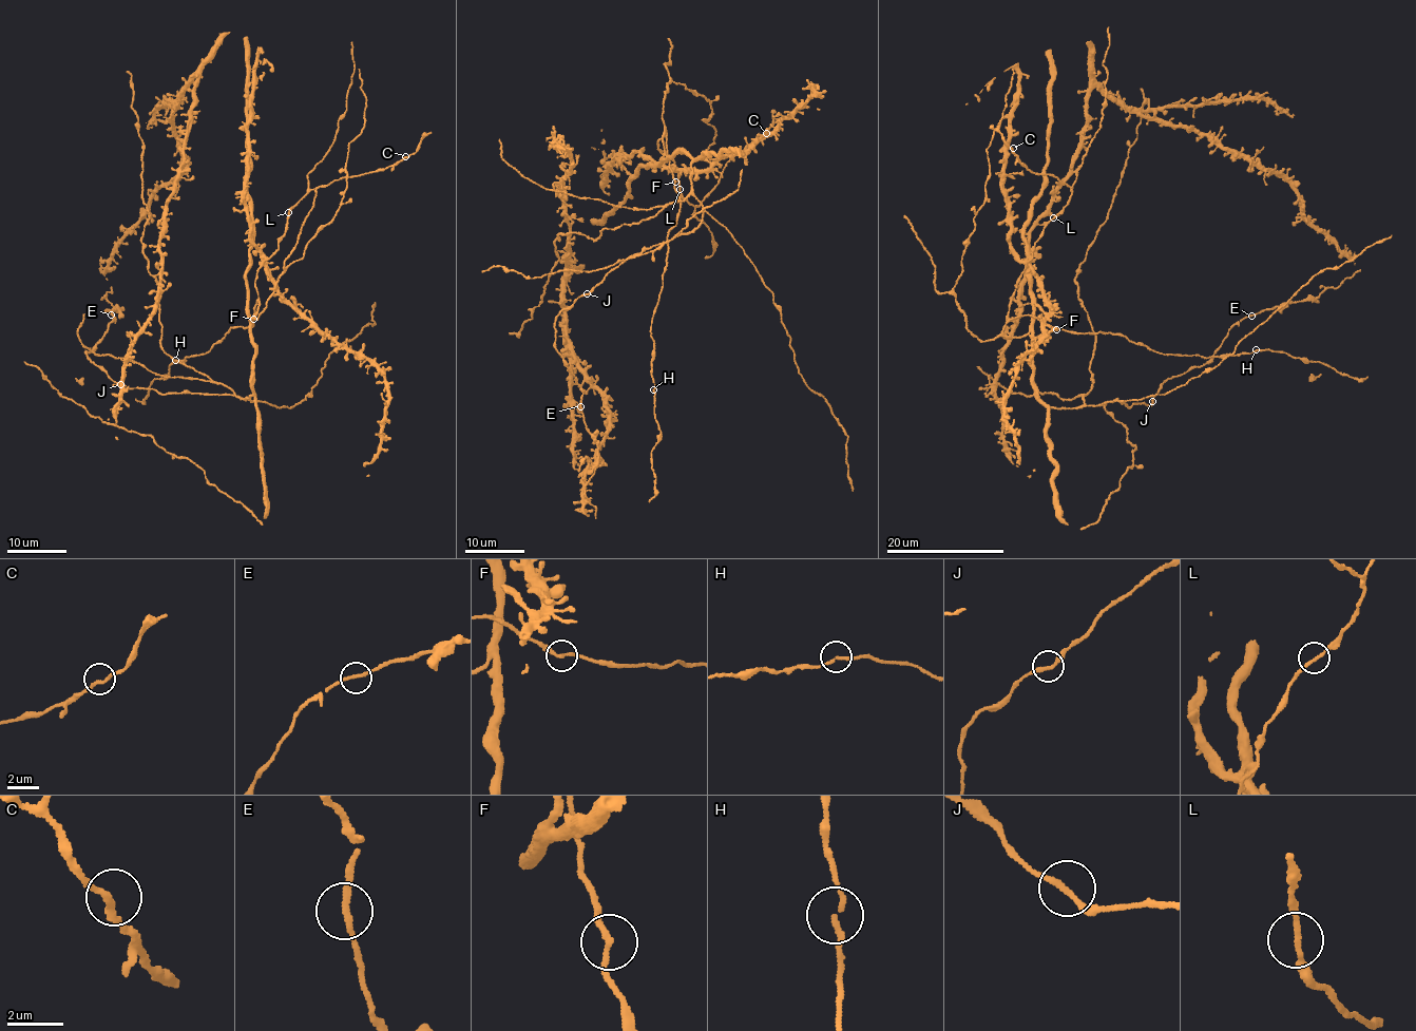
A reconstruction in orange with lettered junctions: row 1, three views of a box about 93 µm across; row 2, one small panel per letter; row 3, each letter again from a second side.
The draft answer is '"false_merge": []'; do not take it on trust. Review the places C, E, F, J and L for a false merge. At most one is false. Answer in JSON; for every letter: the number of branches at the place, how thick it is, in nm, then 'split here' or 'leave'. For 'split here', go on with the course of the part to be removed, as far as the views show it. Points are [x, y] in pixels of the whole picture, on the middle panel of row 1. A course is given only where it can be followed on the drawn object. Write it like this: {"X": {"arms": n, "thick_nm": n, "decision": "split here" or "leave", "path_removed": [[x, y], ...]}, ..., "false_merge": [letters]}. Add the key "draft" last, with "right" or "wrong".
{"C": {"arms": 2, "thick_nm": 200, "decision": "leave"}, "E": {"arms": 2, "thick_nm": 200, "decision": "leave"}, "F": {"arms": 2, "thick_nm": 200, "decision": "leave"}, "J": {"arms": 2, "thick_nm": 200, "decision": "leave"}, "L": {"arms": 2, "thick_nm": 180, "decision": "leave"}, "false_merge": [], "draft": "right"}

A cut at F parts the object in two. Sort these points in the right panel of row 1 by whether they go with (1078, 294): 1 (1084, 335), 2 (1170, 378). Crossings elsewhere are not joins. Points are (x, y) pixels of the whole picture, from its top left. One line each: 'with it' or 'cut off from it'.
1: cut off from it
2: with it

